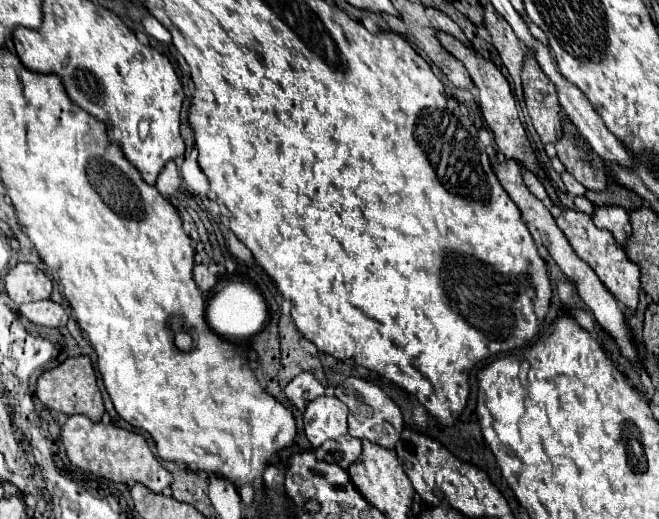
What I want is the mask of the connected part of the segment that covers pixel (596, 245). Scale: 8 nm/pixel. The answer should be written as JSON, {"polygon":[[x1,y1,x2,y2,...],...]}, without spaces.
{"polygon":[[522,167,522,175,524,175,524,183,528,185,528,189,530,189,530,191,548,207,548,211,552,213,556,225,558,225,560,231,566,235,566,239,568,239,568,243,572,245,574,253,576,253,584,263,588,263,590,269,598,275,598,279,608,287,608,291,610,291,630,313,634,313,634,311,636,311,636,305,638,305,638,293,640,293,640,269,638,269,638,265,634,265,634,263,626,257,624,249,622,249,620,245,616,245,616,241,614,241,614,237,612,237,610,231,598,229,598,227,592,223,590,215,582,215,582,213,578,213,578,211,574,211,574,209,566,209,566,211,558,209,558,207,550,201,550,197,548,197,548,193,546,193,544,185,542,185,536,177,532,177,530,171,524,171,524,167]]}

